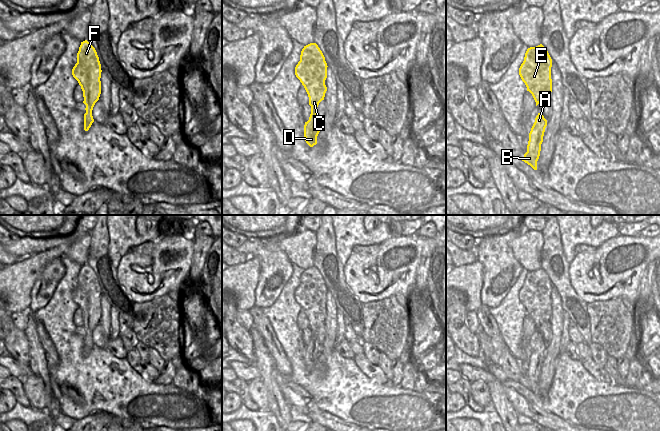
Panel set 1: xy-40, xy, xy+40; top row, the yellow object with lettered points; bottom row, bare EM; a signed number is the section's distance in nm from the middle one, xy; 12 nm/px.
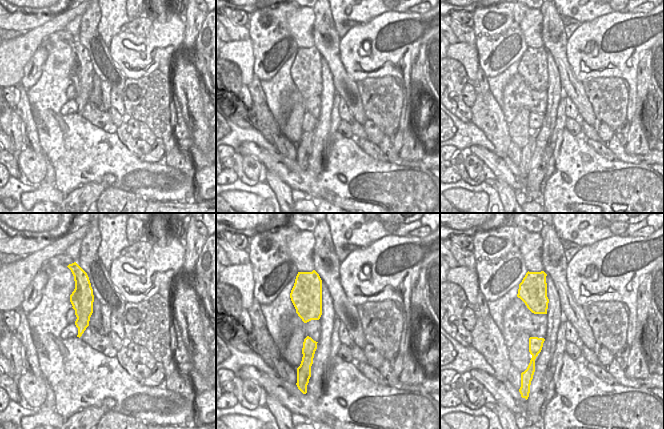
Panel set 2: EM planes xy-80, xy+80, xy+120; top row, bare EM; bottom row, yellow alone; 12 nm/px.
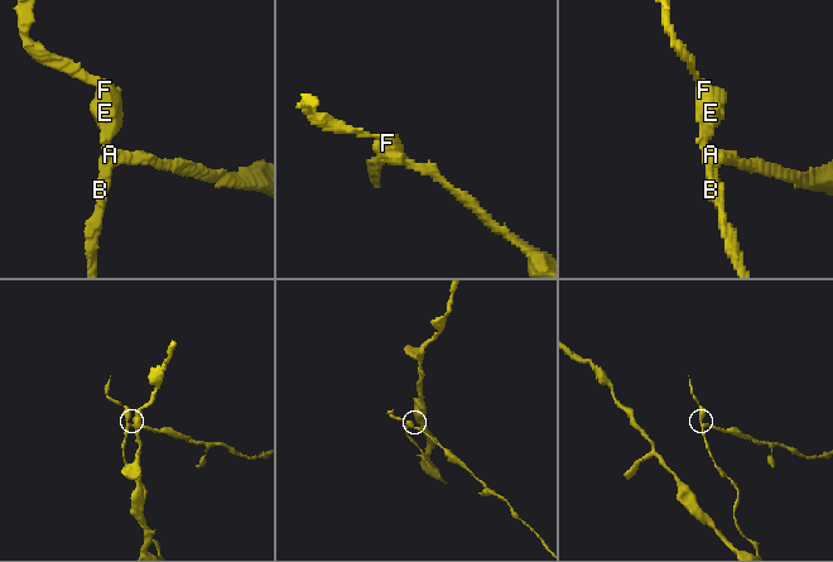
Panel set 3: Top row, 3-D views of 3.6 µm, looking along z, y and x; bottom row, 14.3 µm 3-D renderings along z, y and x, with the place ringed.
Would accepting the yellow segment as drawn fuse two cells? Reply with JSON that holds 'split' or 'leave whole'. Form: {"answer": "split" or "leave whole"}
{"answer": "split"}

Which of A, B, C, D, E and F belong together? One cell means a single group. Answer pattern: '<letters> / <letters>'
A / B C D E F

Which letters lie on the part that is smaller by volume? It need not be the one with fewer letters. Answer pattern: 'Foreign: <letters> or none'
Foreign: A

